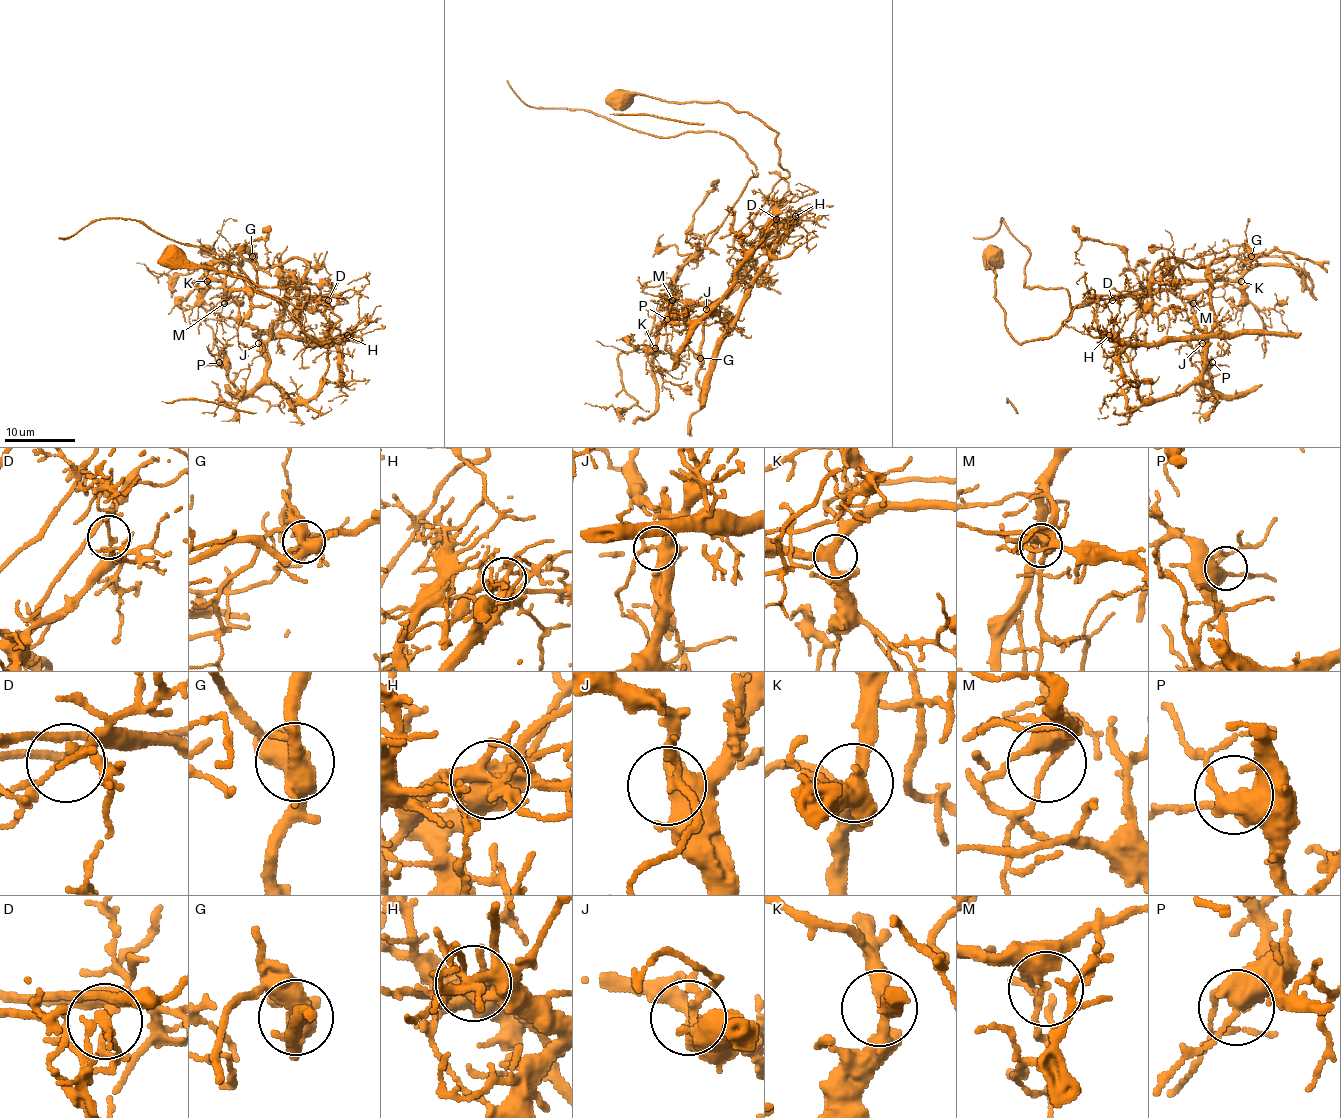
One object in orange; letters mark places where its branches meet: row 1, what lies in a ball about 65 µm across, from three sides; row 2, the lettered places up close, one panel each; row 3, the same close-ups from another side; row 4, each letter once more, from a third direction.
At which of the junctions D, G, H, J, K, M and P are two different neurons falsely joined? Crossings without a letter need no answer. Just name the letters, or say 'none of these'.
D, G, H, M

